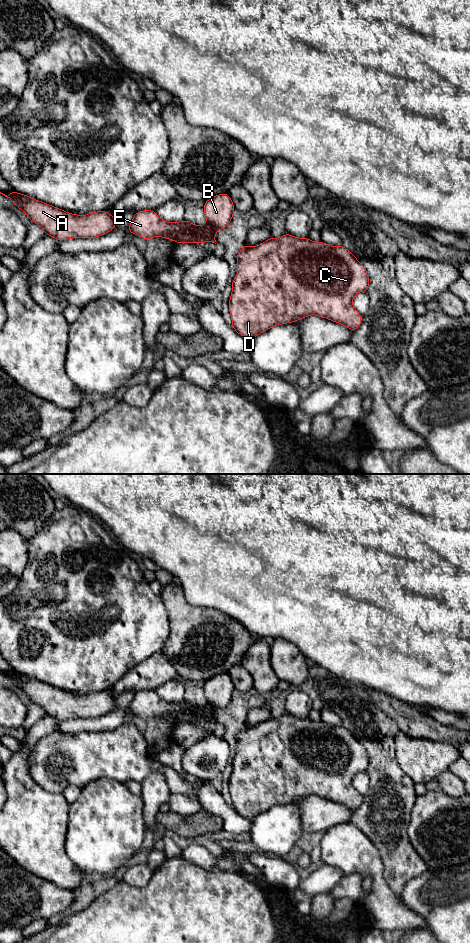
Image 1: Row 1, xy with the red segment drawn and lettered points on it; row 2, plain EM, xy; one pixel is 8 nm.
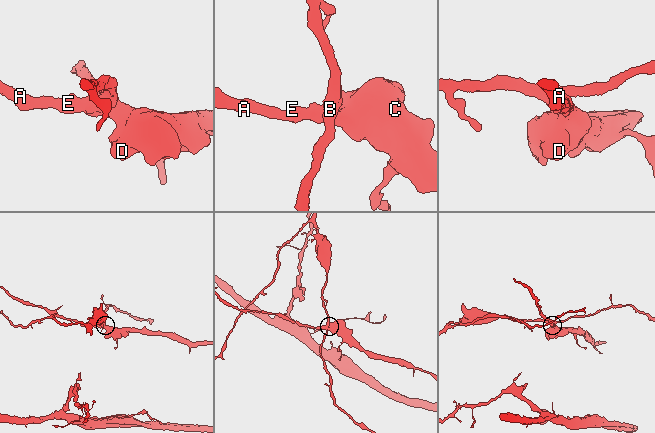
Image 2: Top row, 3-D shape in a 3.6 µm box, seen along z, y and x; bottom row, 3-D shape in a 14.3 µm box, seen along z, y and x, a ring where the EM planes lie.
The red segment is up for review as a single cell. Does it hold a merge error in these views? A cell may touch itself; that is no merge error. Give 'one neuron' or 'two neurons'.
two neurons

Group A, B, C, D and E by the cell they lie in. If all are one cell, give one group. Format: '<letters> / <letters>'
A C D E / B

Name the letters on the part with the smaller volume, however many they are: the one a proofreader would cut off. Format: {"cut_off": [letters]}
{"cut_off": ["A", "C", "D", "E"]}

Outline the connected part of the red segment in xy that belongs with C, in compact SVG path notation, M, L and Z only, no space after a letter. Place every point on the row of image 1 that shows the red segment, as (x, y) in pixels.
M288 233L251 247L244 244L237 257L237 275L232 280L229 312L232 328L247 340L268 329L316 315L355 331L362 322L352 304L359 292L367 292L369 275L352 252L322 241L298 238Z

